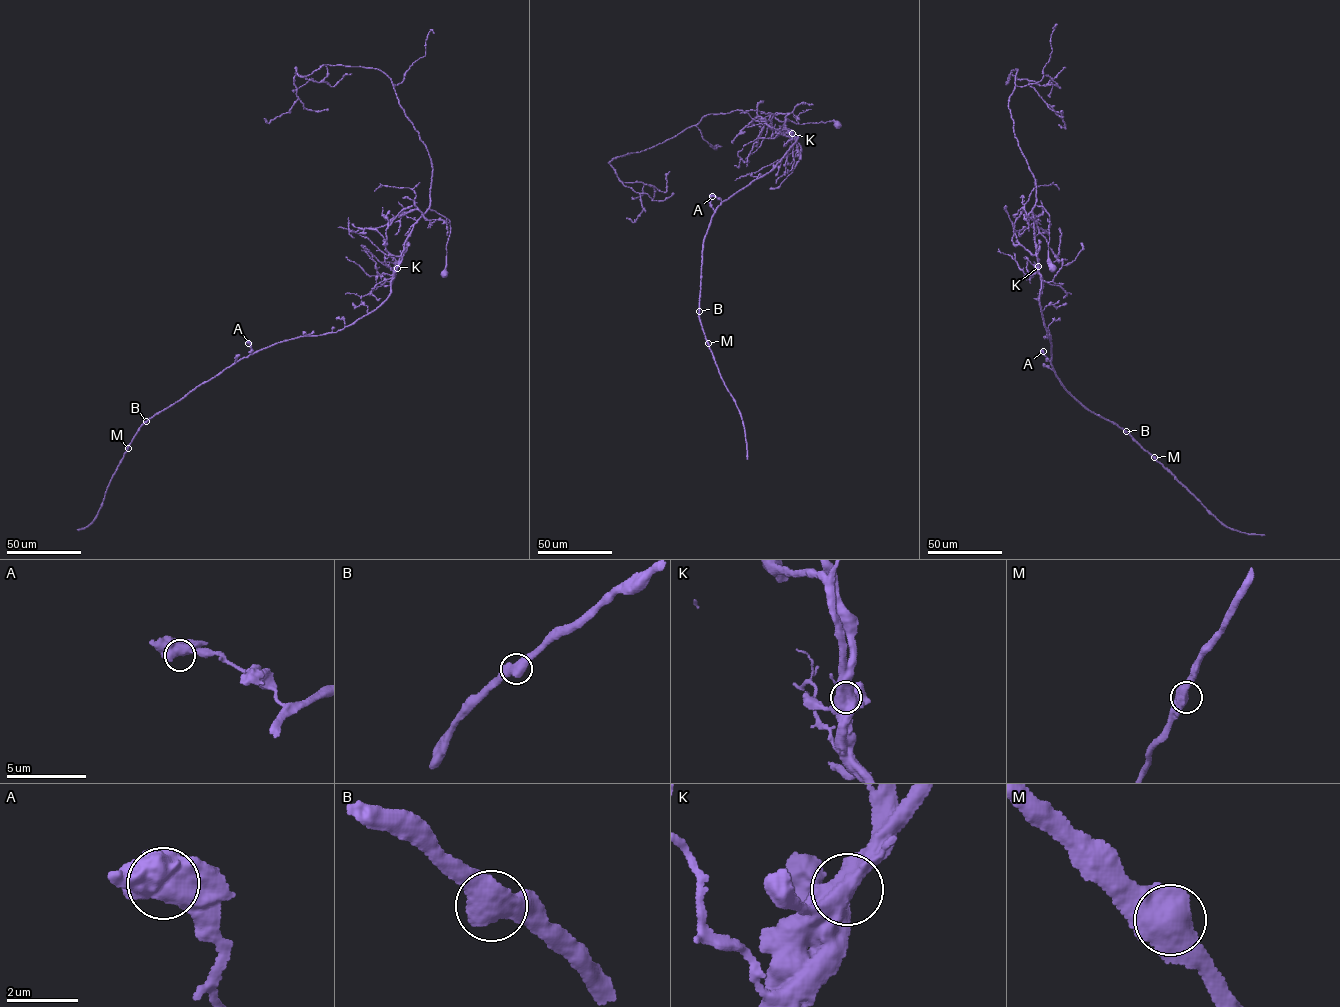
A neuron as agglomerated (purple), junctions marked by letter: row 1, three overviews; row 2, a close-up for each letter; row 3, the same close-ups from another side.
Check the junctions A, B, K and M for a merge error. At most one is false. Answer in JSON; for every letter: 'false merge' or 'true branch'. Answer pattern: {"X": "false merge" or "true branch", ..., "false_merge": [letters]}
{"A": "true branch", "B": "true branch", "K": "false merge", "M": "true branch", "false_merge": ["K"]}

